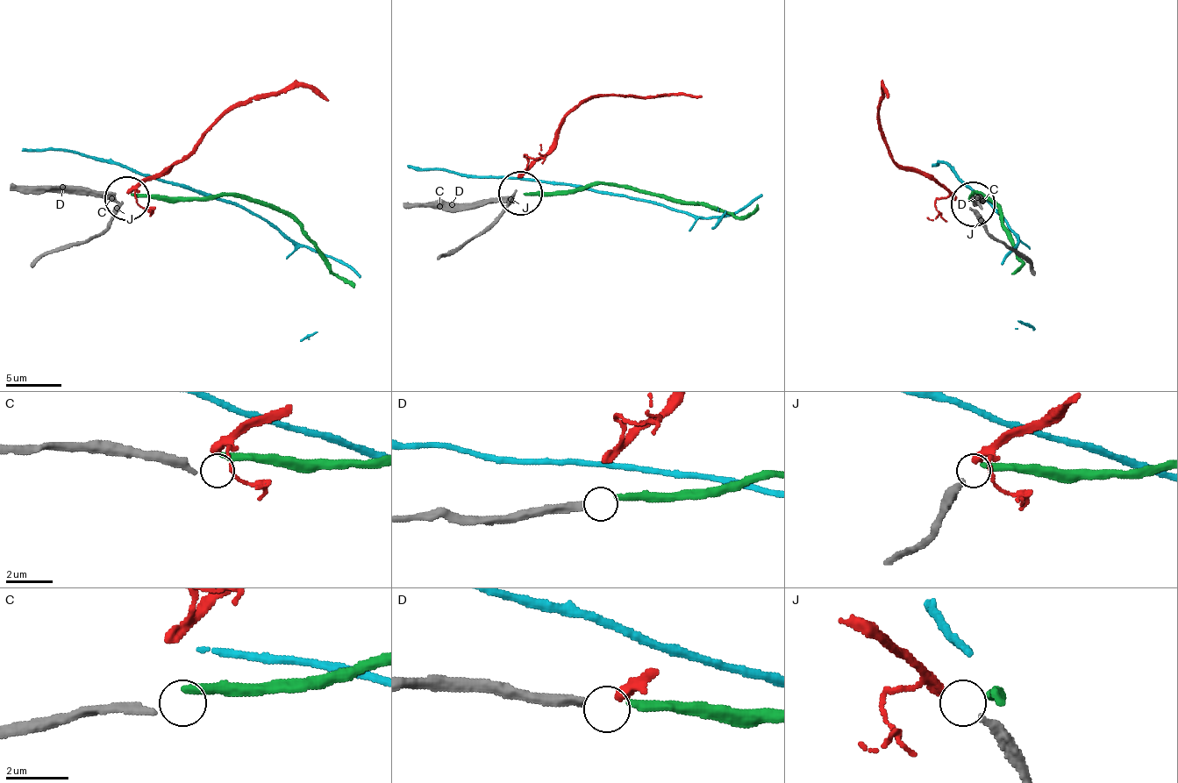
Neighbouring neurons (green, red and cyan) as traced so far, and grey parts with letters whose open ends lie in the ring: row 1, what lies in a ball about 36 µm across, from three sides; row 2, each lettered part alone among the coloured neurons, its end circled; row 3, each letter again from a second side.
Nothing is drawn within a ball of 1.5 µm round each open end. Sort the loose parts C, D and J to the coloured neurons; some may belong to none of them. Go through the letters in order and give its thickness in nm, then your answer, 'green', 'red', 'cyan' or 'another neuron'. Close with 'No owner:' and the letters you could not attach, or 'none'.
C: 240 nm | another neuron
D: 320 nm | green
J: 240 nm | red
No owner: C

